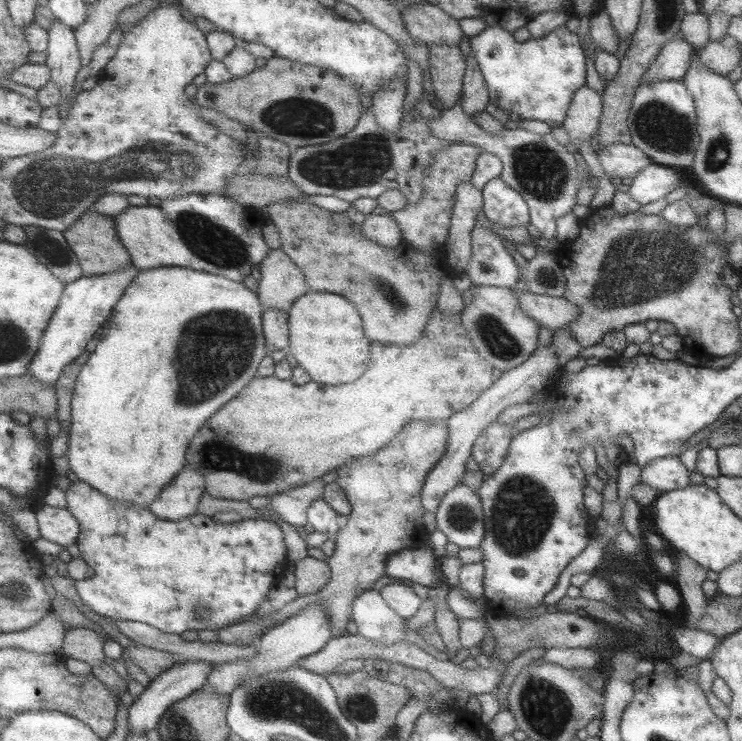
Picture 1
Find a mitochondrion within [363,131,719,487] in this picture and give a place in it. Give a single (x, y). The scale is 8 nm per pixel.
(650, 261)

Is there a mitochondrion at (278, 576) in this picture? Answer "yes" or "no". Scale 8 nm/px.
no

